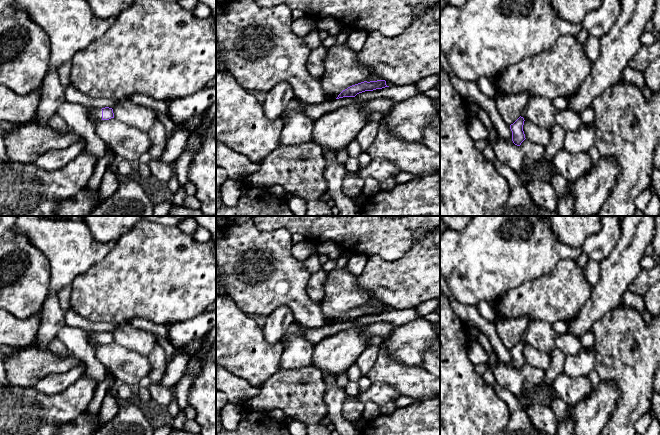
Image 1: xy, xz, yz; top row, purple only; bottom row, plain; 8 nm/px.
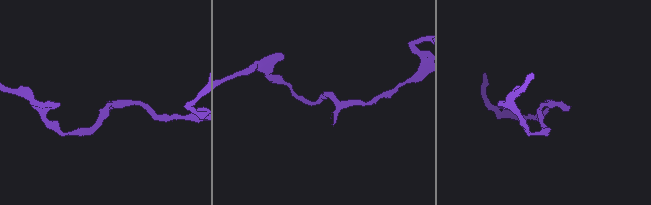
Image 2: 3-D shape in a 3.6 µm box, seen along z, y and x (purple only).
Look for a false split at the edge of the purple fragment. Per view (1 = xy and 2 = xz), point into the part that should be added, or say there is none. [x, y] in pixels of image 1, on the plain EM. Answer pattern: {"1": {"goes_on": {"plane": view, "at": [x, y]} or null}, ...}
{"1": {"goes_on": {"plane": "xy", "at": [96, 339]}}, "2": {"goes_on": null}}

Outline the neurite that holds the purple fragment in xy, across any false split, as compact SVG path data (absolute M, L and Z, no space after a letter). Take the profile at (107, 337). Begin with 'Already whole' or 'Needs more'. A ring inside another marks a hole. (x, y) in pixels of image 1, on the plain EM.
Needs more. M109 331L105 332L96 332L93 336L88 339L90 345L102 345L102 344L109 344L114 342L113 333Z

